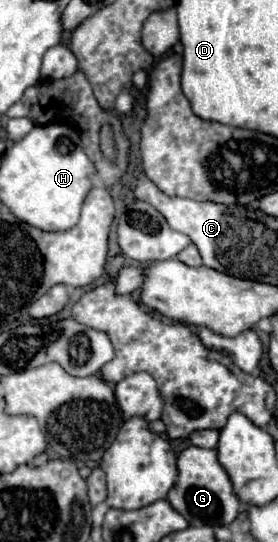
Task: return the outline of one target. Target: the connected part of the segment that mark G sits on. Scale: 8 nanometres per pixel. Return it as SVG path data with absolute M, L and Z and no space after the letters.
M189 446L177 456L177 482L167 494L167 502L191 524L205 524L205 526L227 526L239 514L239 498L231 490L231 482L227 472L217 460L217 450Z

